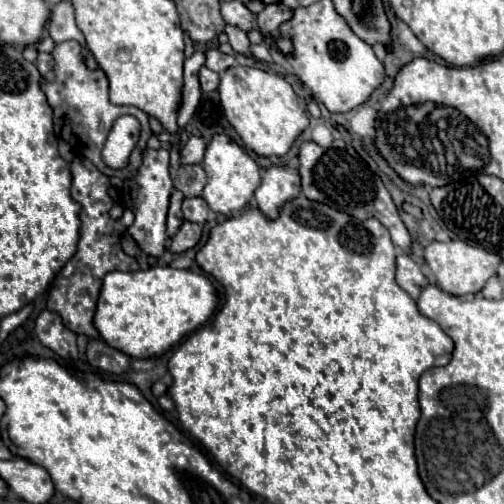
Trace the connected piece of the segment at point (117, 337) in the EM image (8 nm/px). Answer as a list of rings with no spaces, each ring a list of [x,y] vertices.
[[[154,265],[135,272],[108,272],[98,298],[94,326],[104,342],[132,358],[162,356],[204,326],[218,306],[210,278],[189,269]]]

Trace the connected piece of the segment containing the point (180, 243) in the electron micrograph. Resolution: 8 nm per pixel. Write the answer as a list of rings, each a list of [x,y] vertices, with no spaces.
[[[184,222],[182,228],[178,230],[178,234],[172,238],[172,244],[170,244],[170,250],[174,254],[182,254],[190,248],[194,248],[202,238],[202,226],[200,224],[194,224],[194,222]]]

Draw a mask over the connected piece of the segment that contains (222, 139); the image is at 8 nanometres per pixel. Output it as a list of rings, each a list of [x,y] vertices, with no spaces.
[[[218,134],[212,138],[212,142],[206,148],[206,156],[204,156],[202,166],[204,166],[204,172],[208,176],[208,184],[204,186],[202,198],[208,202],[208,206],[214,212],[230,216],[230,214],[244,210],[250,204],[250,198],[256,192],[256,186],[260,186],[258,164],[226,134]]]

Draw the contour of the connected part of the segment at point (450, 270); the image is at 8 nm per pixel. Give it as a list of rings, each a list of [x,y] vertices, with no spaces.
[[[452,232],[449,233],[449,236],[449,242],[435,240],[424,250],[424,260],[426,260],[428,268],[432,270],[440,290],[454,294],[454,296],[466,296],[466,294],[480,292],[484,288],[484,284],[488,282],[488,278],[492,278],[496,274],[500,256],[494,252],[486,252],[478,246],[470,246],[464,240],[456,238]]]

